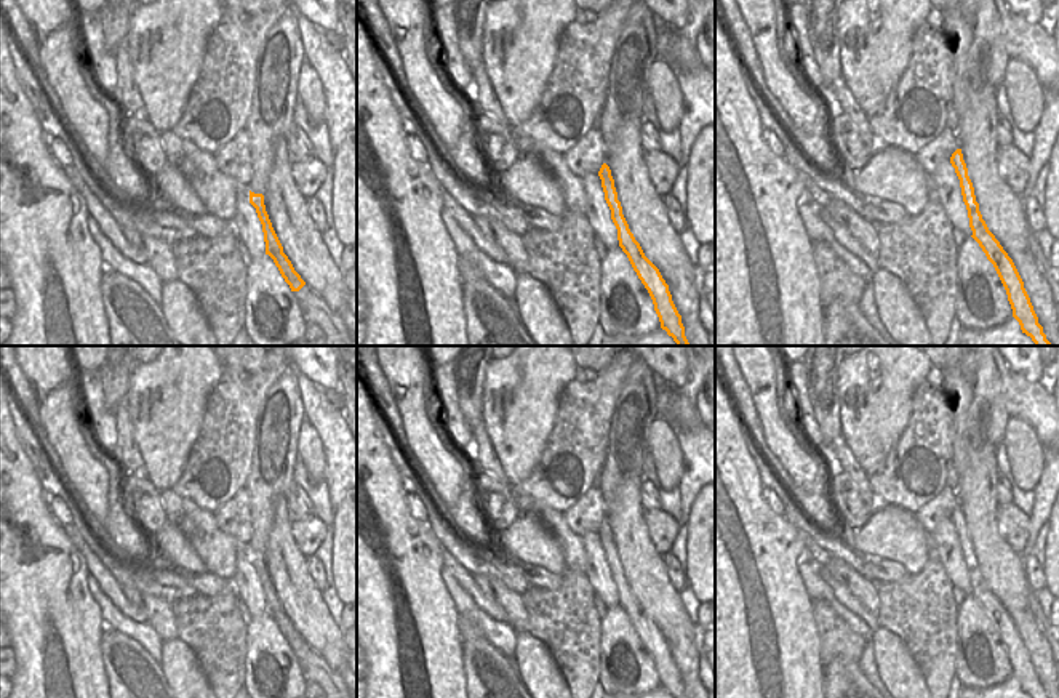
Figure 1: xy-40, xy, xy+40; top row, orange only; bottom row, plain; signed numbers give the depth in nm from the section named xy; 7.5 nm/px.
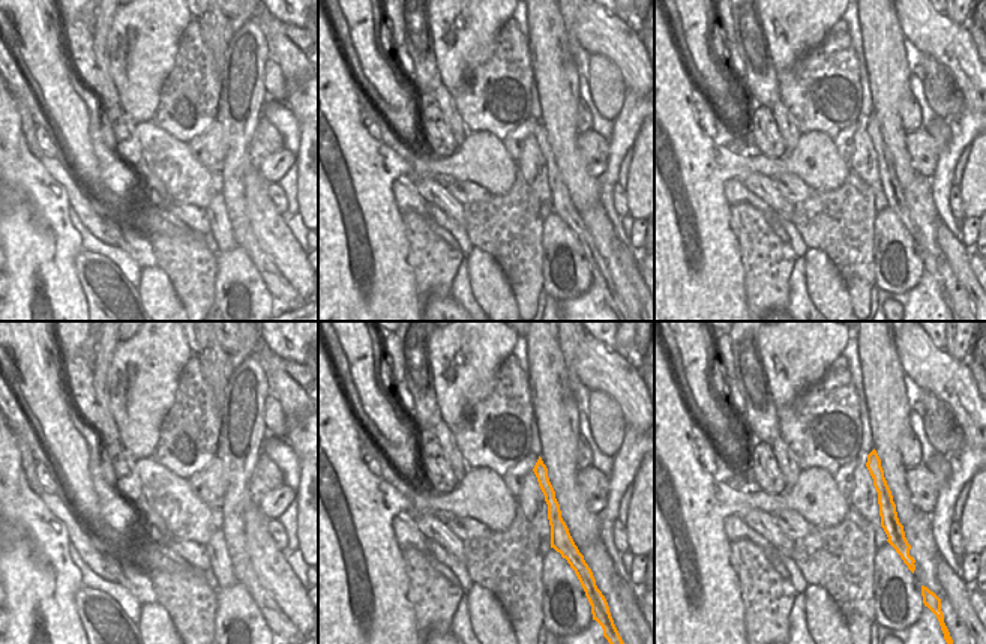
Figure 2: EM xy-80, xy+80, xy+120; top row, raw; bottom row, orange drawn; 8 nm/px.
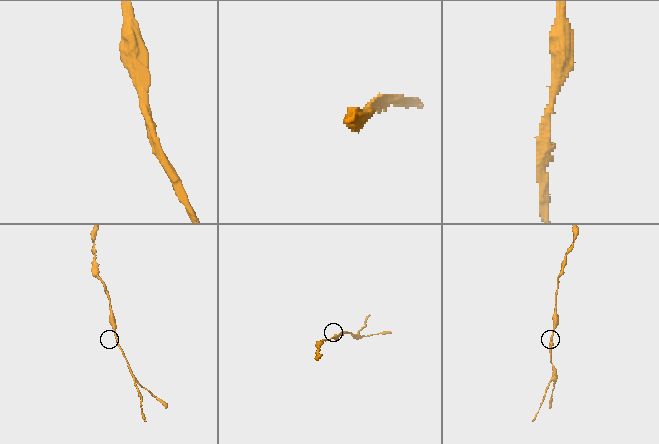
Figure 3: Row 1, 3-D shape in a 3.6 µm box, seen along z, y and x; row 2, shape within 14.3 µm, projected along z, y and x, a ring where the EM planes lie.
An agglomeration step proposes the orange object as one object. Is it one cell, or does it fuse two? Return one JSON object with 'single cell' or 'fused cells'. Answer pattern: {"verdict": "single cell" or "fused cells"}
{"verdict": "single cell"}

